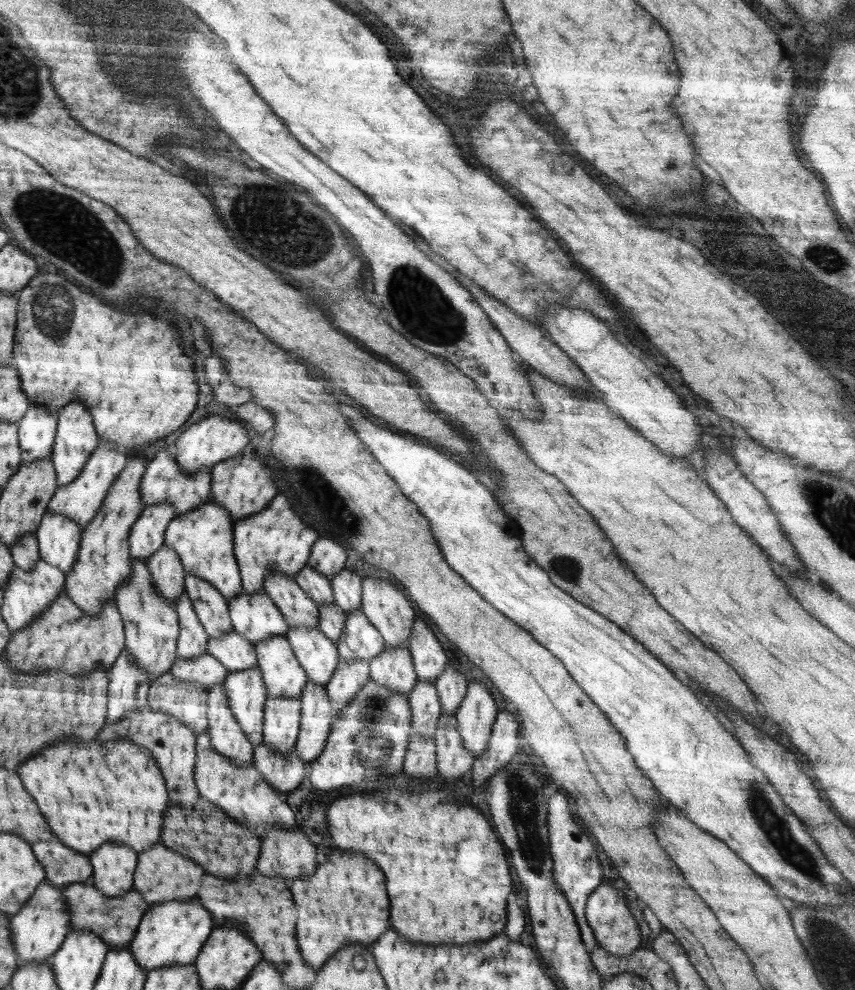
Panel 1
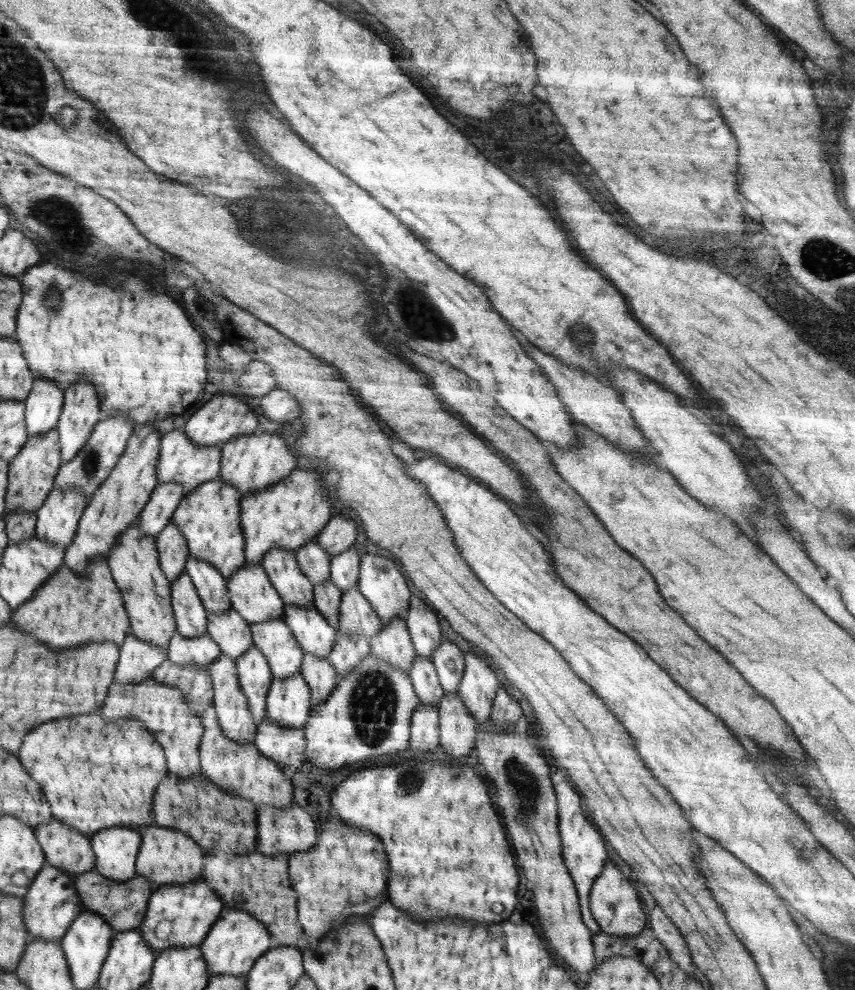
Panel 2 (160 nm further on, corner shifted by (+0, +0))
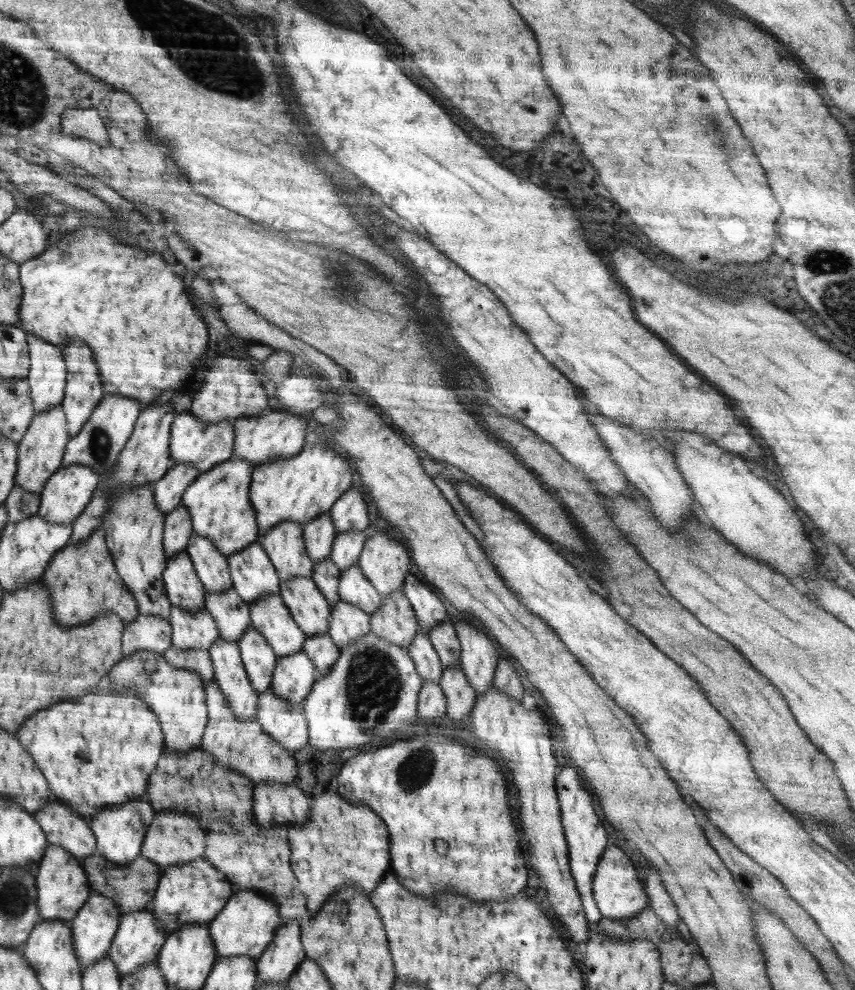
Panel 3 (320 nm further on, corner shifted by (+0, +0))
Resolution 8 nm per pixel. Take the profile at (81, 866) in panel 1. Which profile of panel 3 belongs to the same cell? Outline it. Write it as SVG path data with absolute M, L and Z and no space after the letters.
M50 799L43 811L32 815L40 820L40 829L44 828L44 832L48 832L49 846L64 848L80 861L94 852L96 840L89 821L86 824L87 819L78 816L60 800Z

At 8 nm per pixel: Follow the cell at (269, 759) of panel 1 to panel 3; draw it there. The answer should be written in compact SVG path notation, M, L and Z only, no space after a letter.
M272 688L258 694L256 720L263 727L263 731L268 733L278 744L283 745L291 754L303 749L309 742L309 730L302 704L293 705L291 702L282 700Z

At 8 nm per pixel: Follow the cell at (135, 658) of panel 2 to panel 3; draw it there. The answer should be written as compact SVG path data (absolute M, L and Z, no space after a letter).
M139 616L126 625L123 631L123 656L139 650L160 653L171 647L171 626L169 621L156 616Z

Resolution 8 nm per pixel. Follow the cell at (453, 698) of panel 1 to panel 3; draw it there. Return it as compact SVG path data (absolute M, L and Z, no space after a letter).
M449 621L433 626L427 636L440 657L444 671L452 667L460 667L461 644L453 624Z

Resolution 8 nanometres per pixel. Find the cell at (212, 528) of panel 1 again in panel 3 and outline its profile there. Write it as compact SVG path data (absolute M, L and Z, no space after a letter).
M231 457L220 467L200 473L186 488L181 500L182 505L191 513L194 534L207 536L227 557L242 551L259 538L256 513L250 502L253 474L254 466L250 462Z

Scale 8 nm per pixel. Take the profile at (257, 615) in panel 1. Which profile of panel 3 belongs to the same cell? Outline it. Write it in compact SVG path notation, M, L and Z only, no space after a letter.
M258 541L227 559L235 591L248 606L259 603L268 595L280 594L279 573Z

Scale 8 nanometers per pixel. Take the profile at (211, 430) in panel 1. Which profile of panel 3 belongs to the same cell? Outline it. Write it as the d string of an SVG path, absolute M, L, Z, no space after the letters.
M230 350L214 360L207 362L208 368L200 392L192 399L190 412L204 424L223 423L230 421L232 424L240 418L255 417L266 408L268 396L256 378L254 370L250 370L250 364L234 356Z

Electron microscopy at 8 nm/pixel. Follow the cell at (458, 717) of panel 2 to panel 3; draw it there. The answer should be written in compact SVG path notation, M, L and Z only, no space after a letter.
M452 667L443 671L439 680L440 688L446 697L447 720L452 724L462 724L462 720L468 720L473 709L477 694L470 686L461 667Z

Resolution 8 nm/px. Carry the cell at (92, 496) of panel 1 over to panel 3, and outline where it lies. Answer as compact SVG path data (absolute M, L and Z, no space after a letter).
M105 393L102 402L94 408L86 424L78 435L71 436L67 443L66 454L63 456L63 467L86 466L101 477L107 474L117 462L120 451L124 448L130 434L135 430L135 424L141 415L142 405L136 400L124 396L112 396Z

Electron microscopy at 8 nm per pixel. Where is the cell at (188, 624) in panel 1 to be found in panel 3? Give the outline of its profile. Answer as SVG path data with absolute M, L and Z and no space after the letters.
M186 550L173 556L173 559L167 559L163 580L172 608L197 613L206 606L206 589Z

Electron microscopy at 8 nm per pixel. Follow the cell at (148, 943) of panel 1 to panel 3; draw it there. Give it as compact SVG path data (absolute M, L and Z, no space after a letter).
M206 855L194 862L184 863L182 866L165 868L164 877L152 900L152 912L167 934L178 931L187 924L210 924L227 904L227 900L234 894L231 882L222 872L215 868Z

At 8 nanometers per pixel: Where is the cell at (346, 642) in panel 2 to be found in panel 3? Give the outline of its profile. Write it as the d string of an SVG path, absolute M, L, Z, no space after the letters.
M340 600L331 607L331 620L328 634L334 644L341 648L348 646L359 636L371 631L371 618L361 608L350 606L348 602Z

